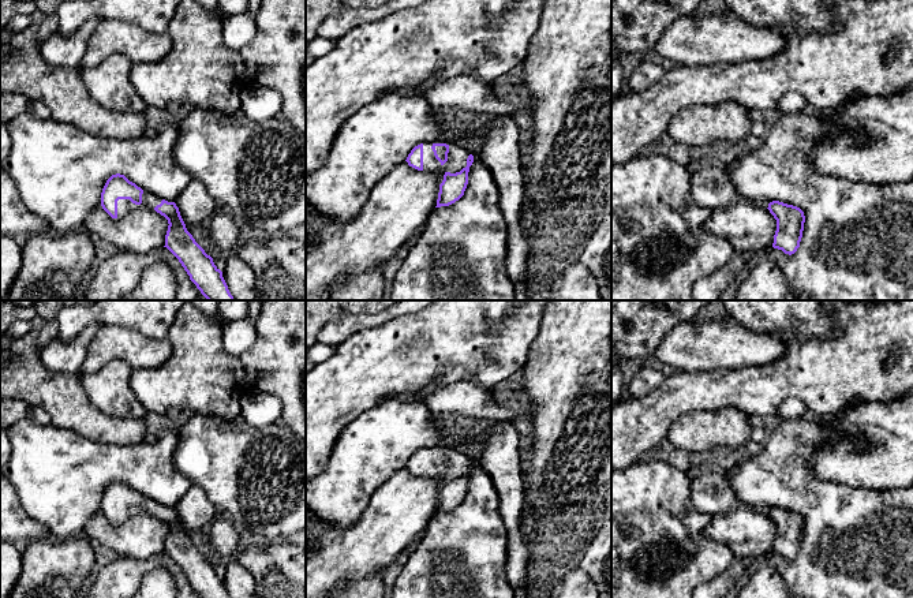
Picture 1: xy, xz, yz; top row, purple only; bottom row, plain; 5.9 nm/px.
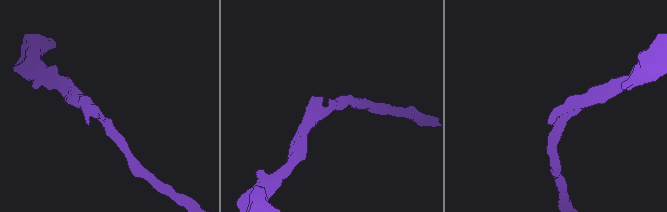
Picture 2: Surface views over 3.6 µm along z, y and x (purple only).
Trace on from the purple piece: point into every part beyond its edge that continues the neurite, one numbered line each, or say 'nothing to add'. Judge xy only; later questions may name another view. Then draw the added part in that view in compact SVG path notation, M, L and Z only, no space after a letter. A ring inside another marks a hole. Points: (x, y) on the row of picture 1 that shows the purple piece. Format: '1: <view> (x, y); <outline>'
1: xy (124, 206); M143 191L141 205L135 205L130 199L119 199L117 201L117 220L121 220L123 217L128 216L132 210L141 206L154 209L157 205L161 203L161 201L162 199L160 197L150 194L147 191Z

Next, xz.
1: xz (457, 156); M423 143L423 171L424 172L445 172L456 173L467 167L467 158L469 152L454 143L446 143L449 146L448 161L442 165L434 156L431 149L433 143Z

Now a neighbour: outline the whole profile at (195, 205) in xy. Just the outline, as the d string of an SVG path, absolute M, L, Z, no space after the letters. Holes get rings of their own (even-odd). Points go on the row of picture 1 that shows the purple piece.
M192 179L175 201L184 224L207 223L217 212L217 203L209 195L205 186Z

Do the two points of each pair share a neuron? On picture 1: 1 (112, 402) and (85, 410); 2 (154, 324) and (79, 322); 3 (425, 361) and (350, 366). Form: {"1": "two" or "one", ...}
{"1": "two", "2": "one", "3": "one"}

